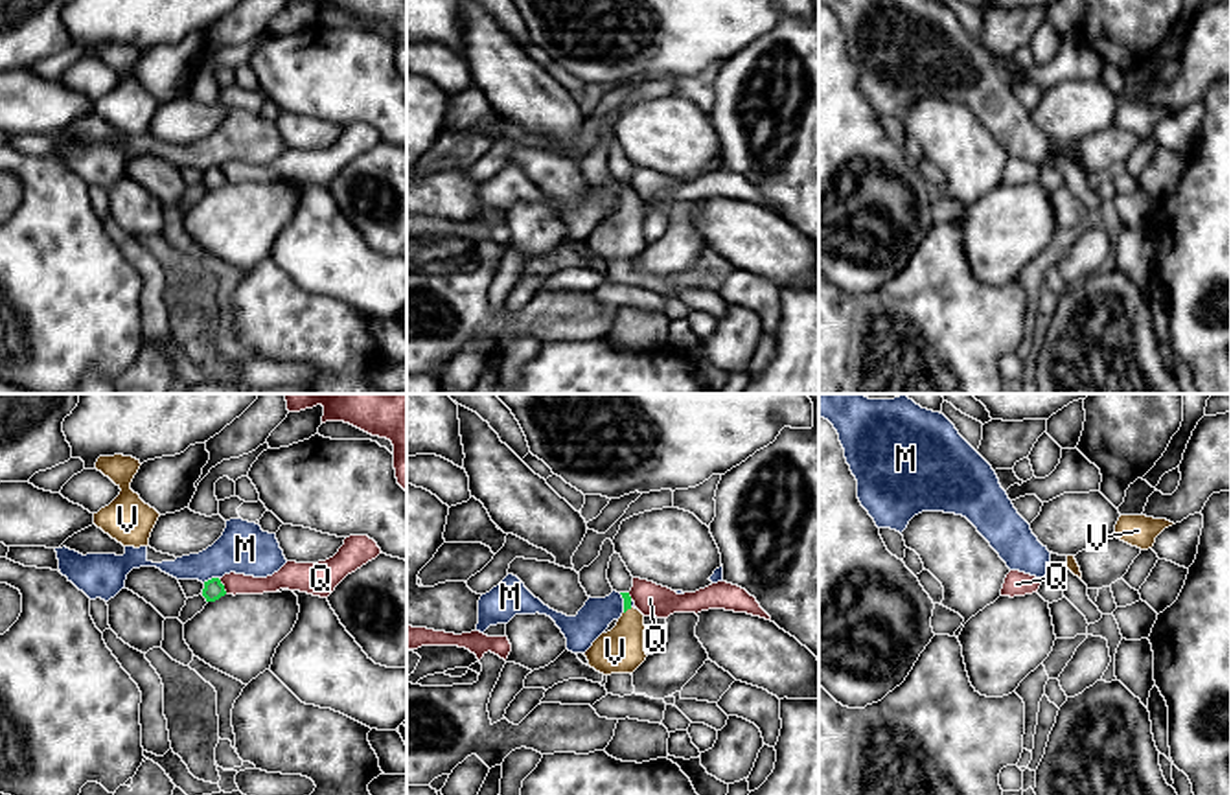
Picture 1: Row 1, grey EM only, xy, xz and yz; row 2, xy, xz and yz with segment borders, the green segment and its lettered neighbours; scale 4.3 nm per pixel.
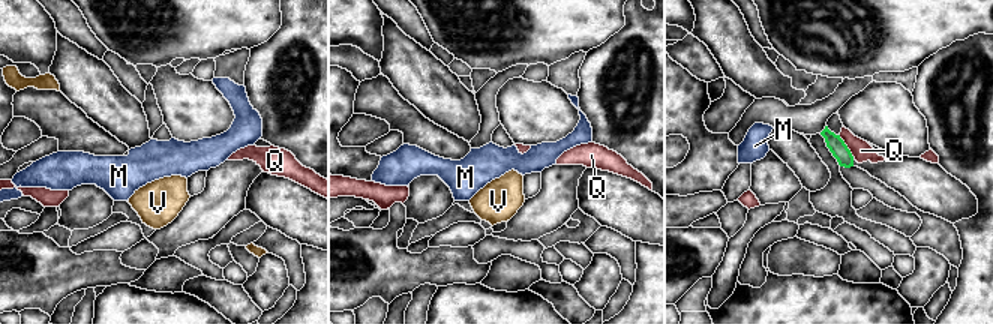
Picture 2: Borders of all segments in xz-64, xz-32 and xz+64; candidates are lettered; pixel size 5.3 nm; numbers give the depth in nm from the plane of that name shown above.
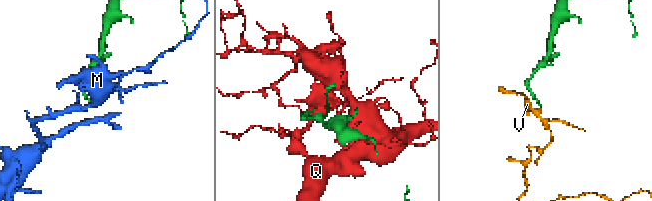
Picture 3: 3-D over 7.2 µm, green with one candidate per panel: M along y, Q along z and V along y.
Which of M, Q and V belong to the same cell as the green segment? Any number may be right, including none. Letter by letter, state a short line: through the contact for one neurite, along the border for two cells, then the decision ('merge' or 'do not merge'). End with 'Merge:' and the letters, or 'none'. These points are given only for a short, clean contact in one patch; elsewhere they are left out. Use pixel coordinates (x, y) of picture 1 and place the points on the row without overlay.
M: line xy (218, 164), (203, 170); do not merge
Q: do not merge
V: line xz (626, 184), (628, 195), (628, 225), (621, 238); merge
Merge: V

